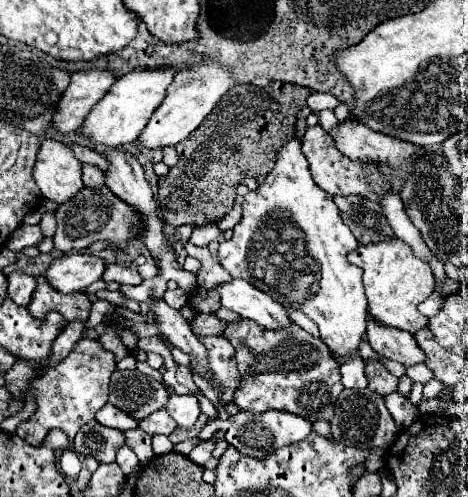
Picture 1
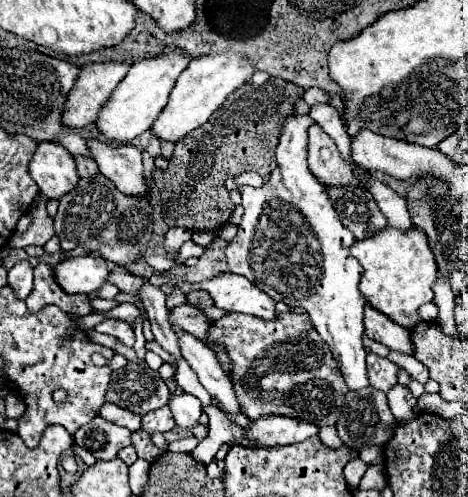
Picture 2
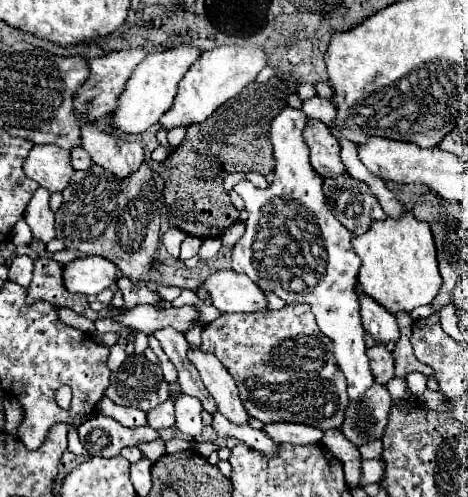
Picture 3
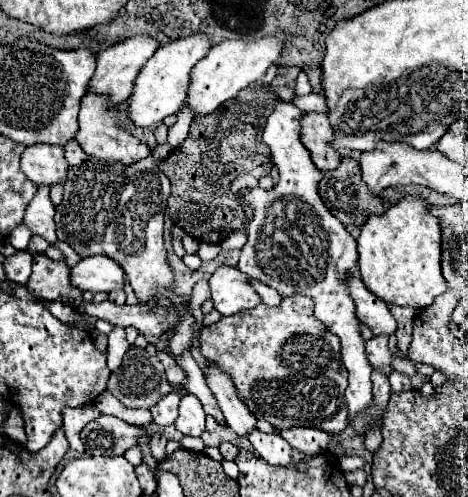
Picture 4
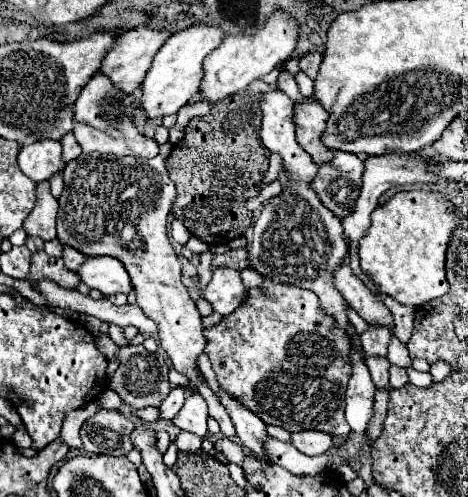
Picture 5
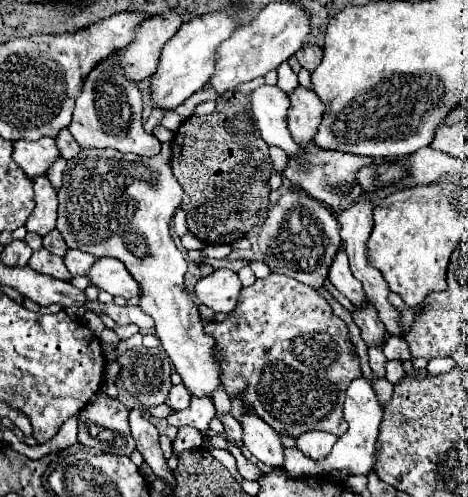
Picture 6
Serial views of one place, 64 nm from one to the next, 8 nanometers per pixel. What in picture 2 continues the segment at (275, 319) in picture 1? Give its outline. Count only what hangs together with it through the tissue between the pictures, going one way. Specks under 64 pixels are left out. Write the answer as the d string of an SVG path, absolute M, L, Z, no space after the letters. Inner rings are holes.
M230 272L192 284L171 280L168 277L157 277L155 283L158 286L163 284L178 286L185 294L193 290L208 290L208 294L214 298L216 306L226 312L250 314L250 316L258 316L262 320L278 318L276 304L268 298L266 292L256 288L250 280L230 274Z

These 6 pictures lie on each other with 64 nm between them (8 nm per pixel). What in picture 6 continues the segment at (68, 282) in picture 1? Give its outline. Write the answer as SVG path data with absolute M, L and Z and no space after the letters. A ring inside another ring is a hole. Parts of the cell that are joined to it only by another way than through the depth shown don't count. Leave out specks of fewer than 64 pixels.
M98 258L88 270L88 280L96 288L112 296L122 296L126 300L132 296L140 296L140 286L132 280L124 264L116 258Z

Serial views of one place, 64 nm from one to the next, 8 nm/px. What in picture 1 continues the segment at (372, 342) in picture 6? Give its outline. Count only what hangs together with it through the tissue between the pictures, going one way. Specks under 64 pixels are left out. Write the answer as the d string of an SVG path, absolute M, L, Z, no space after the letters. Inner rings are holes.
M368 360L366 362L366 370L364 370L366 378L368 378L368 388L380 396L388 396L396 390L398 386L398 378L394 378L380 362L376 360Z

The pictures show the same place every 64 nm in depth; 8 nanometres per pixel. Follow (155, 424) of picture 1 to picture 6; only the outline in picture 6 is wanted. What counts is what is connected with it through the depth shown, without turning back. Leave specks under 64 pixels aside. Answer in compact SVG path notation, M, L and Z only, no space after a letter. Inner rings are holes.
M178 384L178 386L172 386L172 390L170 390L168 398L166 398L166 406L168 406L170 410L178 412L178 410L188 408L188 400L190 400L188 390L184 388L184 384Z

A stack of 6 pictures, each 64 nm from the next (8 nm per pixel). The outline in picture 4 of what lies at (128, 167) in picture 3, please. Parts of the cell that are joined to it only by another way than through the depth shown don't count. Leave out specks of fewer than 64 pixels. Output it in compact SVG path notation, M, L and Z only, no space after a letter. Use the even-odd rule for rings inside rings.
M86 94L84 96L84 100L80 102L80 114L78 114L80 130L78 130L76 140L86 140L86 154L90 154L98 160L104 160L108 164L116 162L116 164L122 164L122 166L130 166L130 164L150 156L152 150L146 144L142 144L130 132L118 128L116 114L118 114L118 110L110 108L108 100L104 96L96 96L96 94Z

